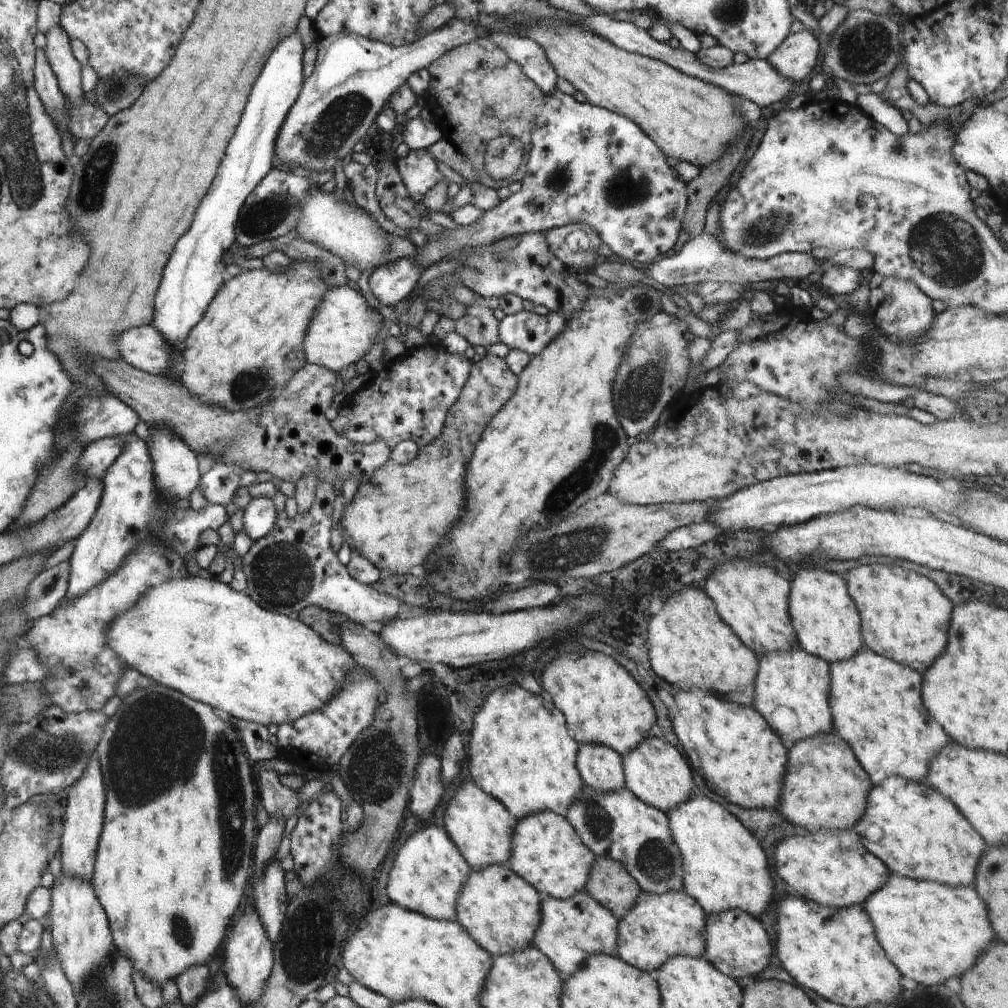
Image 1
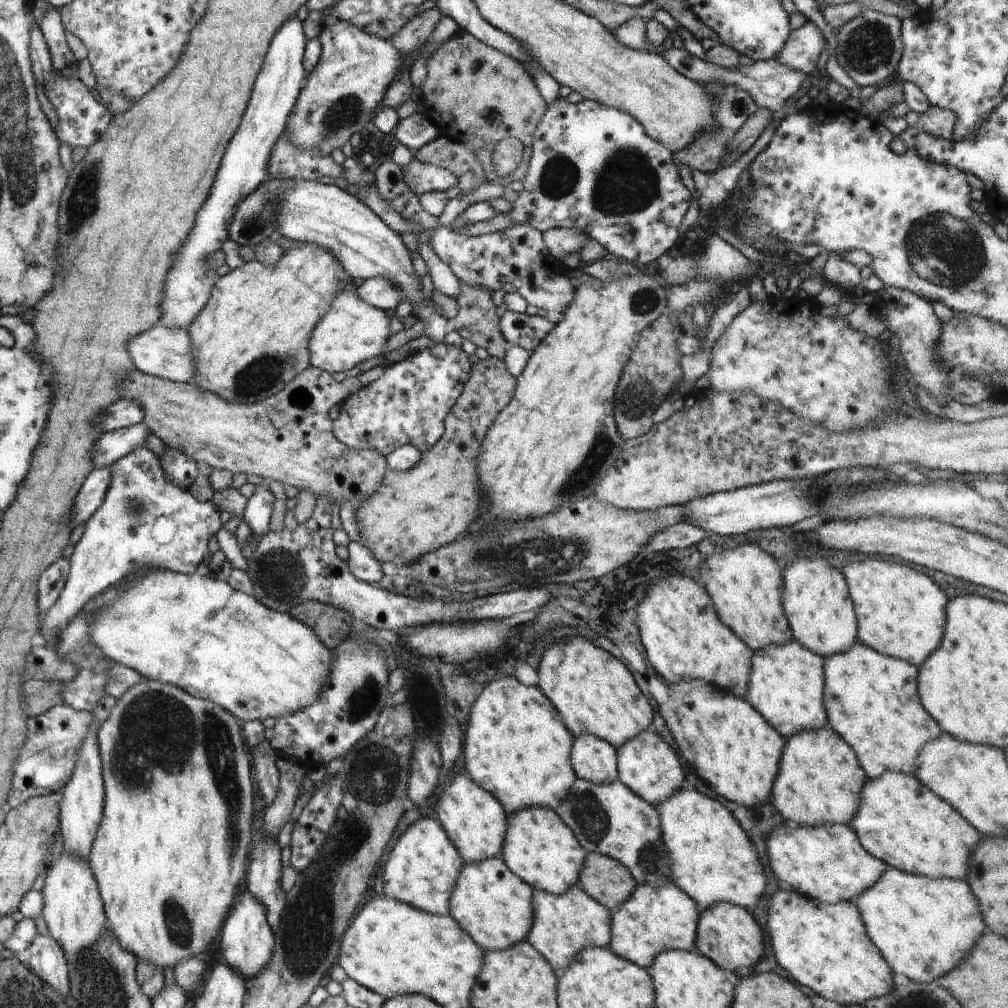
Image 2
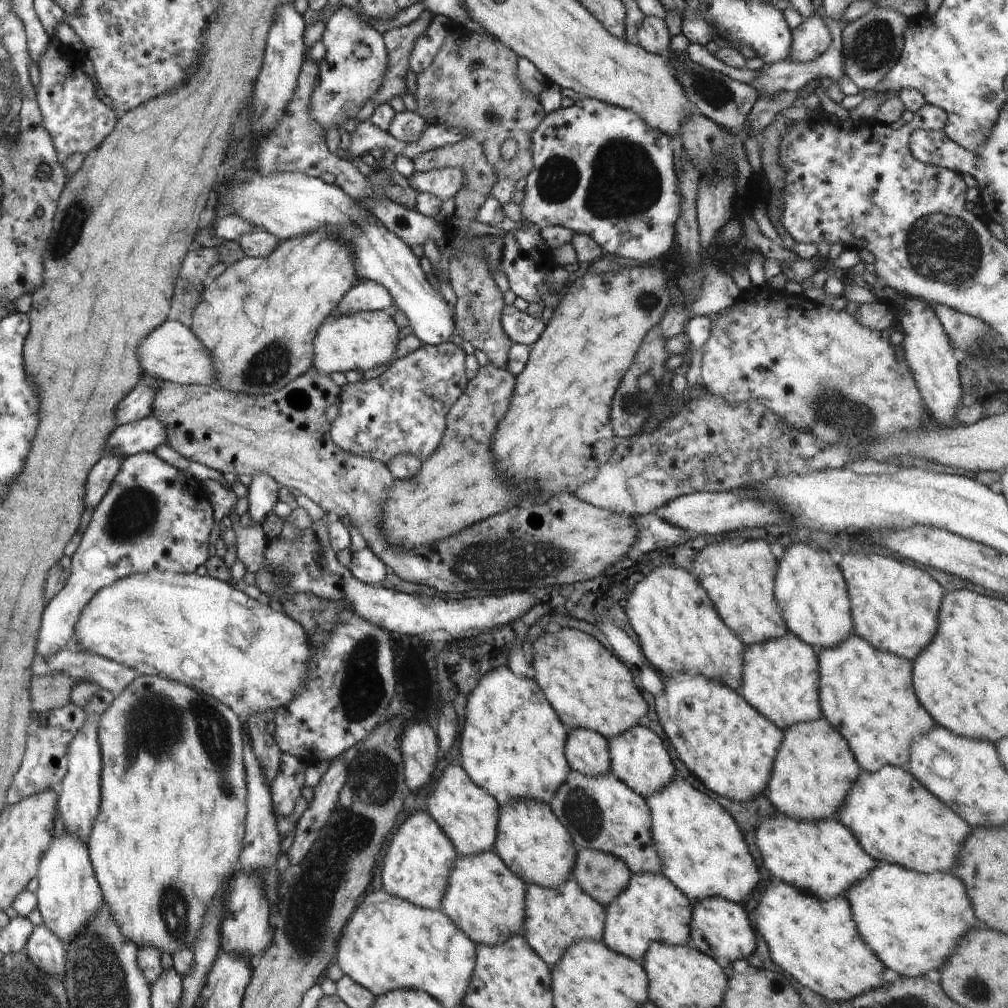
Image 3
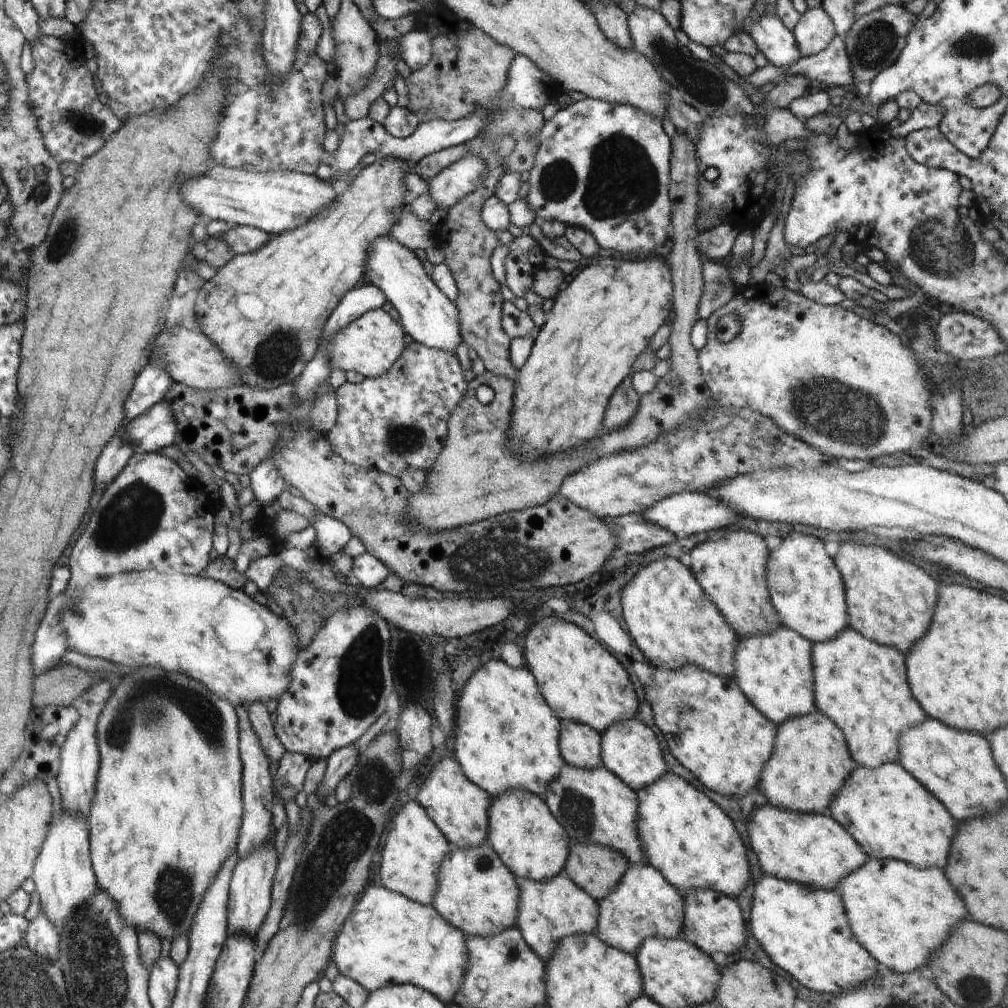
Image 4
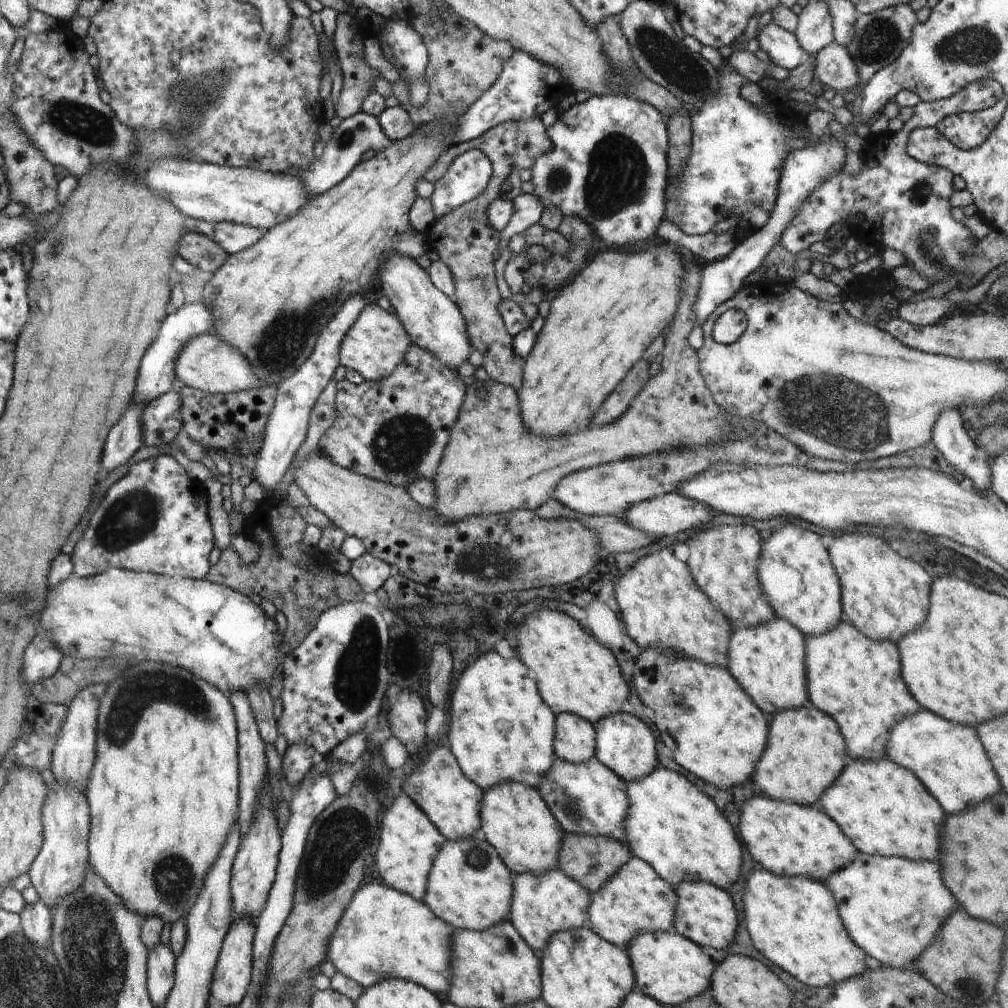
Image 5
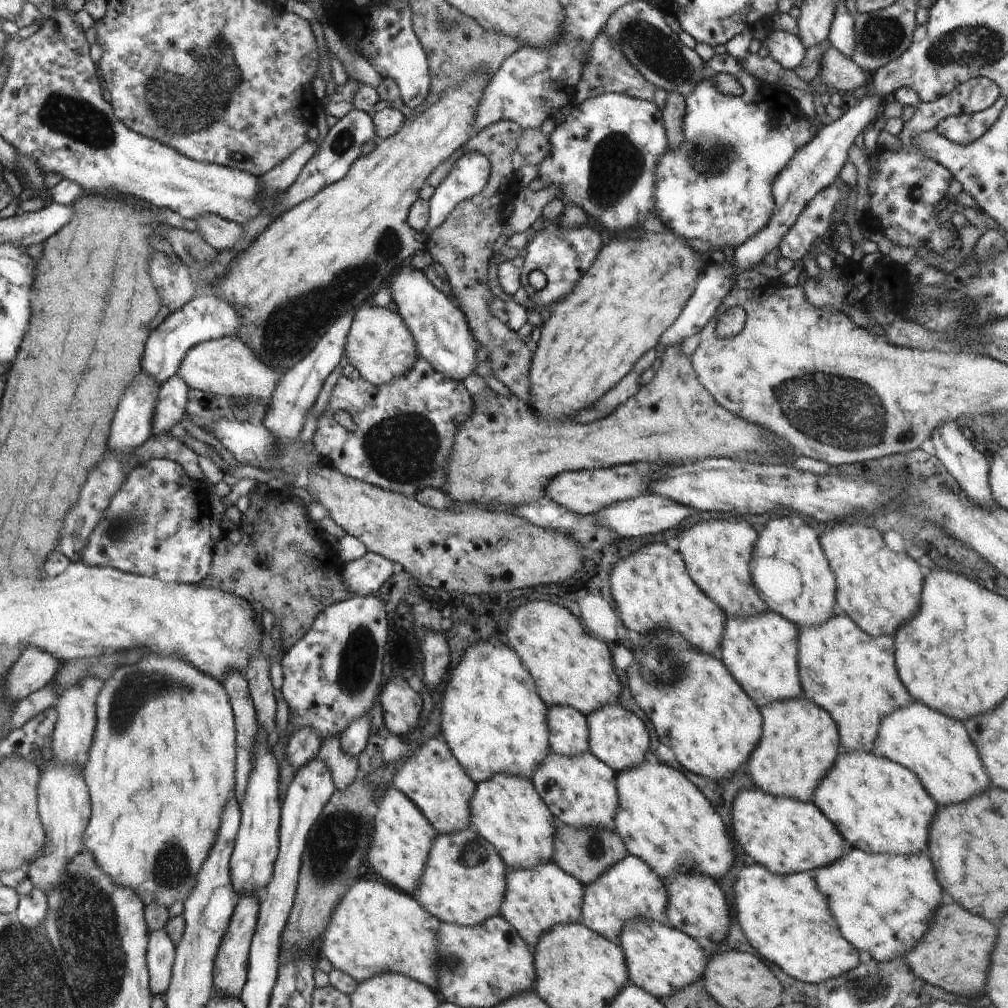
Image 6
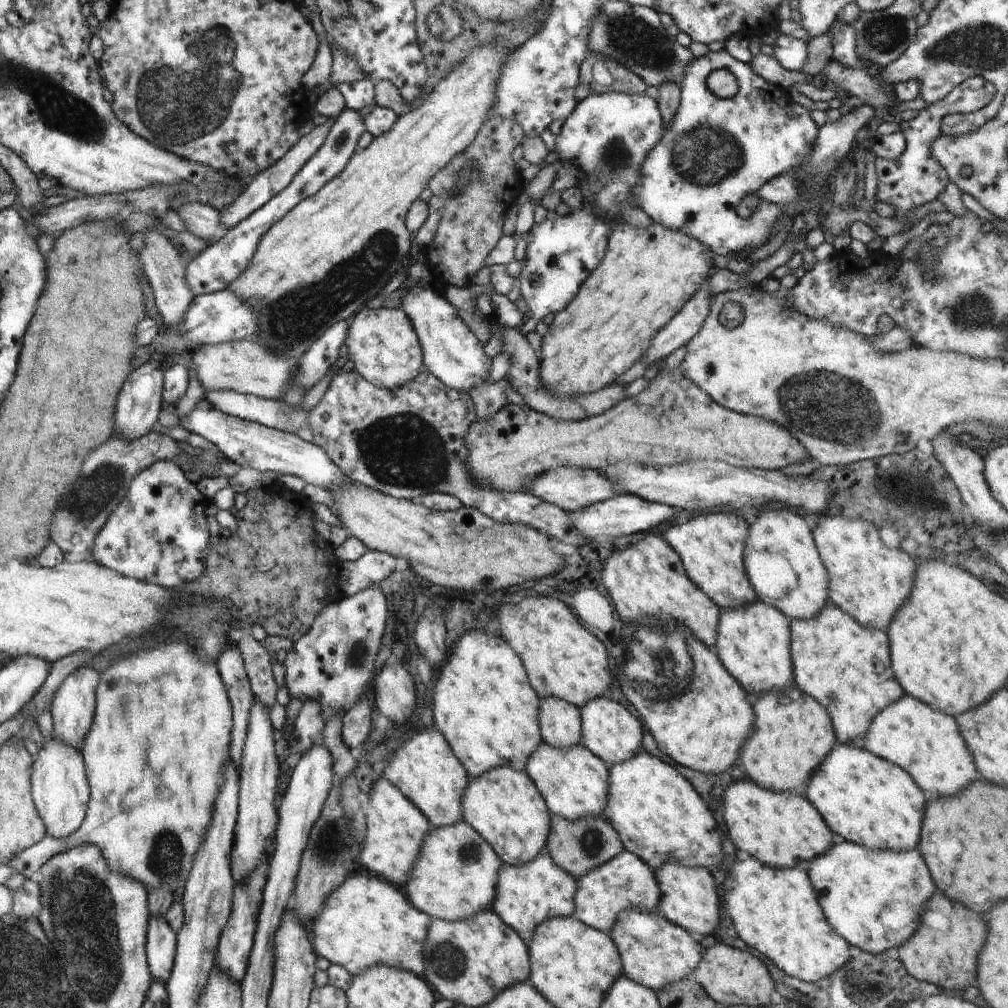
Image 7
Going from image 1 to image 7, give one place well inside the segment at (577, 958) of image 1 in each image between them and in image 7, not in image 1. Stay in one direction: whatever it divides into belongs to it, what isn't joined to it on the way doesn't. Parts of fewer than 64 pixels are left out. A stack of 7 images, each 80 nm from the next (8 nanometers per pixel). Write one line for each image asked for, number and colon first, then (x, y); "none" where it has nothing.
2: (564, 925)
3: (555, 919)
4: (548, 911)
5: (543, 905)
6: (536, 899)
7: (527, 895)

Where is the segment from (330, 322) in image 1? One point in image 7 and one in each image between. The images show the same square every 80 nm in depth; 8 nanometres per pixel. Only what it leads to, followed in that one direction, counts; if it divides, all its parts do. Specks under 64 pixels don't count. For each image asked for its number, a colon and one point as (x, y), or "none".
2: (351, 331)
3: (360, 340)
4: (370, 345)
5: (377, 342)
6: (379, 345)
7: (382, 343)

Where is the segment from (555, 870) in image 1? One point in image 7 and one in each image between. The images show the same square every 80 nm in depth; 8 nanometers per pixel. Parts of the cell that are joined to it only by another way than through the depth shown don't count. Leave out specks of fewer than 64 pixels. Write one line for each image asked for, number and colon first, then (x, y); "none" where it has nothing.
2: (539, 848)
3: (532, 842)
4: (528, 839)
5: (515, 820)
6: (507, 812)
7: (504, 806)

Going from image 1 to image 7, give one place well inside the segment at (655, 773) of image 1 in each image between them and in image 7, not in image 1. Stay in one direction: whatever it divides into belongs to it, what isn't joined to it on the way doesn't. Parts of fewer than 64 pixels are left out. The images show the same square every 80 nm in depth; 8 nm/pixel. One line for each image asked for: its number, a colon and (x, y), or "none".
2: (647, 765)
3: (638, 758)
4: (630, 750)
5: (624, 743)
6: (617, 737)
7: (610, 732)

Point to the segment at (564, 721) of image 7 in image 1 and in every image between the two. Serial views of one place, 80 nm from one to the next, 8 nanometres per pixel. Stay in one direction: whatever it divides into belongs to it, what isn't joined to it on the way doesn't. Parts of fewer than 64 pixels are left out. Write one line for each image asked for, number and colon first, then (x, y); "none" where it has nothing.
1: (601, 768)
2: (593, 759)
3: (586, 751)
4: (580, 746)
5: (574, 741)
6: (567, 732)

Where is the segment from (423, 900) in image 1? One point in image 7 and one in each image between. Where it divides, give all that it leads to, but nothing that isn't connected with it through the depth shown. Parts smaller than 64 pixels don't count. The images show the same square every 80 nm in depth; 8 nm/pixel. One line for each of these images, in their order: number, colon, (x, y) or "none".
2: (424, 865)
3: (417, 866)
4: (415, 847)
5: (409, 842)
6: (402, 835)
7: (396, 829)

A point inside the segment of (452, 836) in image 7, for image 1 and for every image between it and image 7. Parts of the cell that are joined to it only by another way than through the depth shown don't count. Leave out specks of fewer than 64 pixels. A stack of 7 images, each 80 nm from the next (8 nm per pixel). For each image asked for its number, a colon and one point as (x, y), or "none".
1: (501, 911)
2: (495, 907)
3: (484, 899)
4: (476, 892)
5: (469, 887)
6: (464, 881)

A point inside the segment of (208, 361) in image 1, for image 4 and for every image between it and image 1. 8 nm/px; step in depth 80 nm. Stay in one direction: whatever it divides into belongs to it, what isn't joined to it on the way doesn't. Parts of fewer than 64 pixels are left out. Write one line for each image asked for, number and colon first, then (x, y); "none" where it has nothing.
2: (251, 339)
3: (258, 319)
4: (267, 309)

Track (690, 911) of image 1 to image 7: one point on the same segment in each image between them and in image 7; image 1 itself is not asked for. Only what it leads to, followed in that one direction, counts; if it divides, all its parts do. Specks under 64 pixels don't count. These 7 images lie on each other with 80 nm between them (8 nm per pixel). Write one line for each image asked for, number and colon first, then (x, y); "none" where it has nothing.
2: (652, 919)
3: (651, 908)
4: (644, 904)
5: (635, 900)
6: (630, 889)
7: (626, 882)

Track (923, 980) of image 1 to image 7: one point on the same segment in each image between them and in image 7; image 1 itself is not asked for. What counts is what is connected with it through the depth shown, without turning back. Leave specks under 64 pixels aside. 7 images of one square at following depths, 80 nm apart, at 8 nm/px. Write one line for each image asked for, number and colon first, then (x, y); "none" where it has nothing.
2: (924, 928)
3: (913, 922)
4: (902, 915)
5: (892, 907)
6: (883, 904)
7: (874, 899)

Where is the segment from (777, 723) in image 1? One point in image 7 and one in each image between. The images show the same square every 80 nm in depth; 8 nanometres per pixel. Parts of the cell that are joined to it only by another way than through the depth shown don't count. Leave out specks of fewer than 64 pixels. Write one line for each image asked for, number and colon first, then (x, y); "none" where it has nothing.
2: (786, 682)
3: (780, 680)
4: (774, 671)
5: (768, 661)
6: (761, 653)
7: (753, 643)

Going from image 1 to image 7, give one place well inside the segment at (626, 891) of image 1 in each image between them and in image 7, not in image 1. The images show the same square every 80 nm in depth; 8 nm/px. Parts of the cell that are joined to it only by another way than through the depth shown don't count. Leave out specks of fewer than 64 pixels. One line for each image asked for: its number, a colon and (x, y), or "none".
2: (607, 881)
3: (603, 876)
4: (596, 869)
5: (591, 861)
6: (584, 853)
7: (577, 847)

